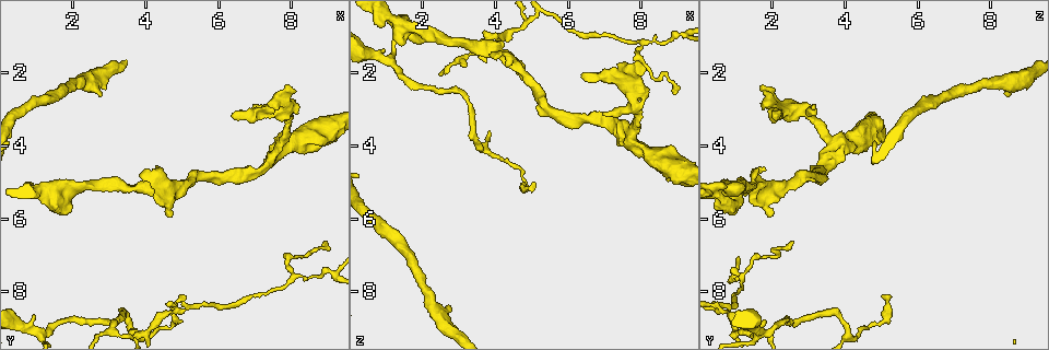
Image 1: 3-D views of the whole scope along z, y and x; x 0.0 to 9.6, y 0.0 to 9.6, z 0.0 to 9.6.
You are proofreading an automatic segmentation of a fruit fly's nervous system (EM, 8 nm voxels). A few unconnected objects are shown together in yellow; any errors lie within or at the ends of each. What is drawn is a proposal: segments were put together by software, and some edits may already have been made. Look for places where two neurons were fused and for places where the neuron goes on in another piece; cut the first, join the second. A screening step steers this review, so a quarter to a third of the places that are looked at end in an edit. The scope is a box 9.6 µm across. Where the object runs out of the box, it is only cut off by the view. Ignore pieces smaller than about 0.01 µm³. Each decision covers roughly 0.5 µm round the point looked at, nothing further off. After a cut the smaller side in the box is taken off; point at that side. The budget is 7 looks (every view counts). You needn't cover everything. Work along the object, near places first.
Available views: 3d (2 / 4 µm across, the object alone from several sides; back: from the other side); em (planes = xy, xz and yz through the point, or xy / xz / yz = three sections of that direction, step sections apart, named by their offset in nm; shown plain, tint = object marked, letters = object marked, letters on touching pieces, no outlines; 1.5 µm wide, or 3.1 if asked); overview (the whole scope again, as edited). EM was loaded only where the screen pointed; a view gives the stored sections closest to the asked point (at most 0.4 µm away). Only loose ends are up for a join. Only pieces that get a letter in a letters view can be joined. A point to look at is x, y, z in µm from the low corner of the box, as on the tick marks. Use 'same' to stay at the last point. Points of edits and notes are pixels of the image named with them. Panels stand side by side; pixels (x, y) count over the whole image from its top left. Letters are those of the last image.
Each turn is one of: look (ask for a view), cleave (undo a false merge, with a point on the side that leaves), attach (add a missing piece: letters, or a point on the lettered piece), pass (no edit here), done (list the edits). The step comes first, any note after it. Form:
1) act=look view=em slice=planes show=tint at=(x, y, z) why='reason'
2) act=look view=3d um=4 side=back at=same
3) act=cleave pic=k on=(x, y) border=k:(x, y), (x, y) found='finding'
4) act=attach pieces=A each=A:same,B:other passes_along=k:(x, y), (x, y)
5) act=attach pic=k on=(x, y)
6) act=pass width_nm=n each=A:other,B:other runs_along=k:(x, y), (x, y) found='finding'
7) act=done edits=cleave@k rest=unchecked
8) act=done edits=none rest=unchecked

act=look view=em slice=yz step=8 show=letters at=(1.80, 5.60, 1.25) why='free end'

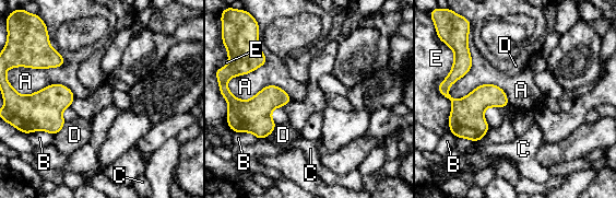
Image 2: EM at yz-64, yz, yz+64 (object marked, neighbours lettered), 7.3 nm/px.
act=pass longest_contact=A:480nm each=A:other,B:other,C:other,D:other,E:other border=2:(447, 86), (496, 84), (509, 104) found='no lettered piece goes on from it'

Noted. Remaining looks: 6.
act=look view=3d um=2 side=back at=(1.10, 9.15, 1.70) why='branch point'

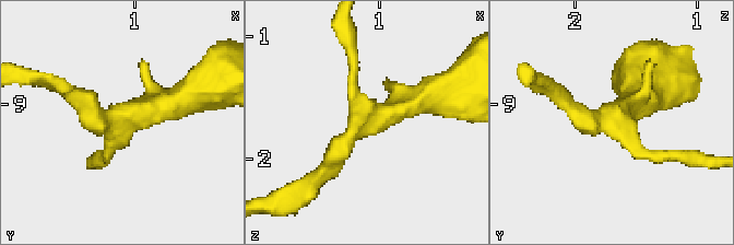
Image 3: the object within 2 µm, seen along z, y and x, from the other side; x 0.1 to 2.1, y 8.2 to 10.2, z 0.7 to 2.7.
act=look view=em slice=planes show=letters at=(1.08, 9.10, 1.66) arms=3

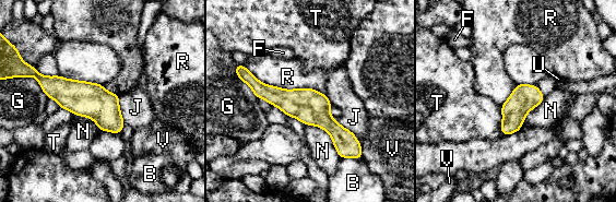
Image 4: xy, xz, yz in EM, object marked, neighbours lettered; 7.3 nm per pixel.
act=pass width_nm=200 each=B:other,F:other,G:other,J:other,N:other,R:other,T:other,U:other,V:other found='continuous, no second neuron'

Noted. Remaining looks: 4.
act=look view=3d um=2 at=(7.65, 3.00, 1.75)

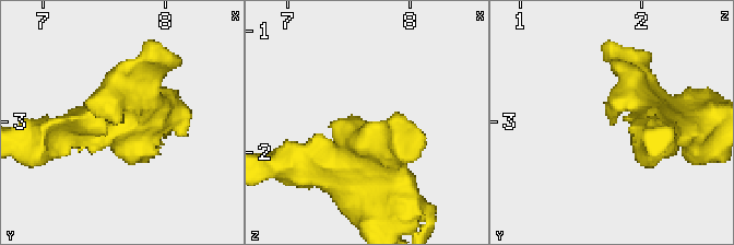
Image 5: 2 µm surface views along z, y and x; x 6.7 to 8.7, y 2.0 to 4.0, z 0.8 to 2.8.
act=look view=em slice=planes show=letters at=(7.62, 3.00, 1.76)

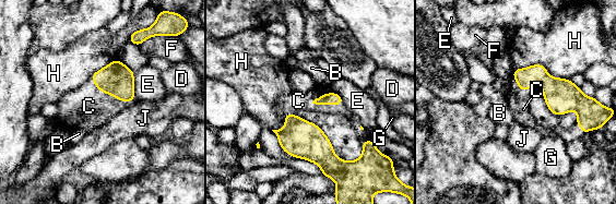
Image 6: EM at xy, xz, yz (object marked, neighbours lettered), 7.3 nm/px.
act=attach pieces=C each=B:other,C:same,D:other,E:other,F:other,G:other,H:other,J:other passes_along=6:(331, 98), (328, 104), (298, 100) found='it goes on there'

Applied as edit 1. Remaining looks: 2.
act=done edits=attach@6 rest=unchecked

